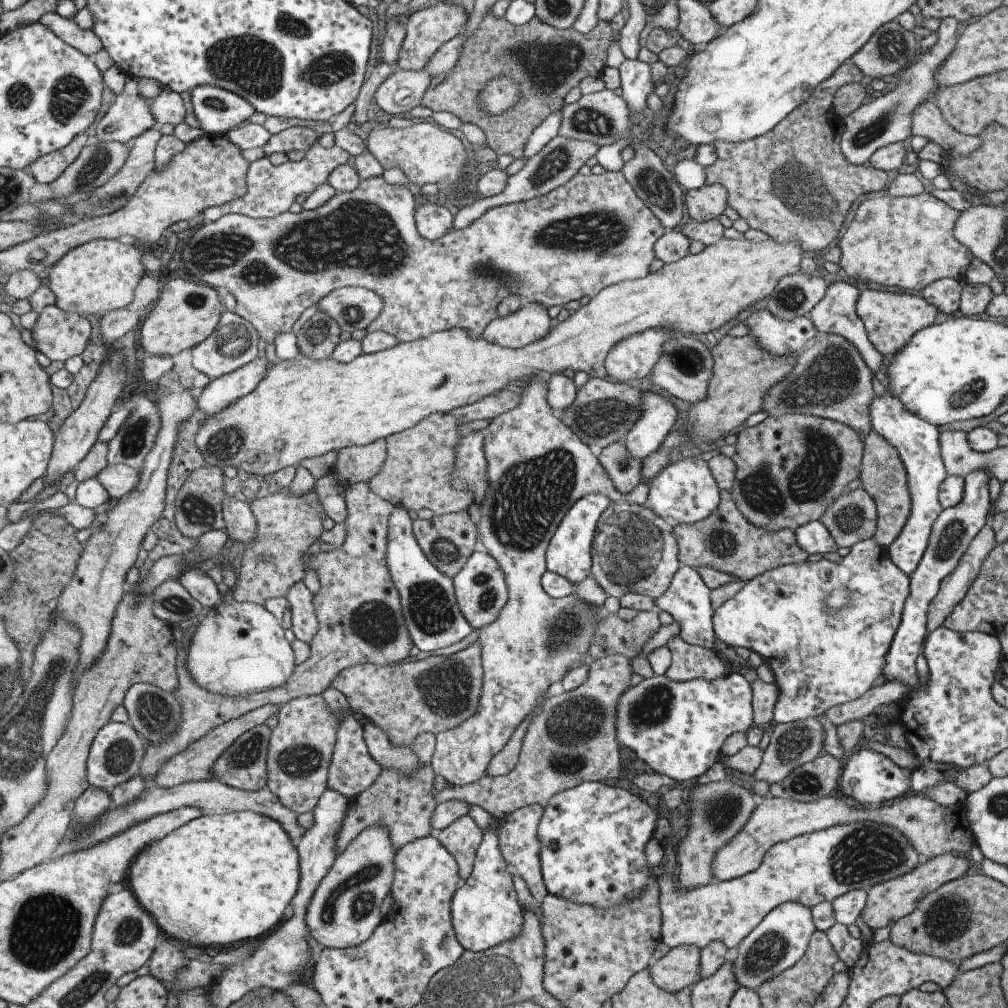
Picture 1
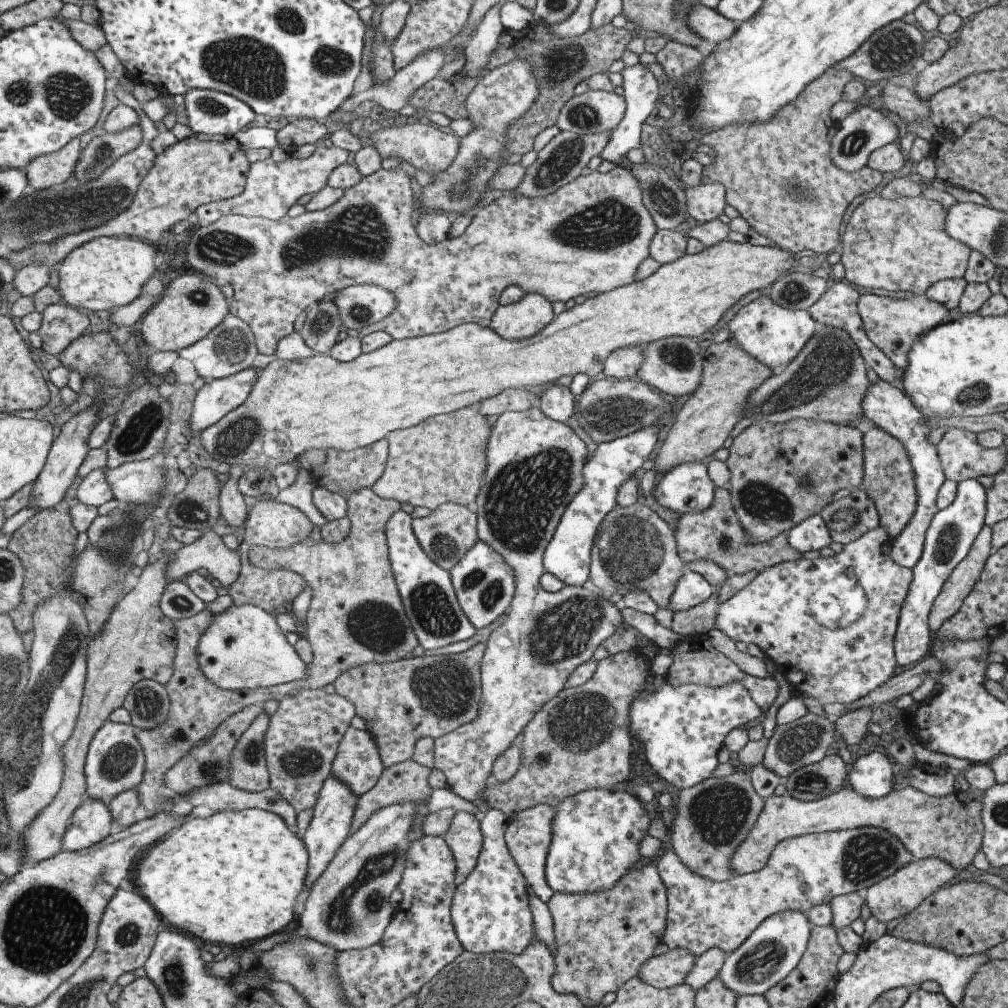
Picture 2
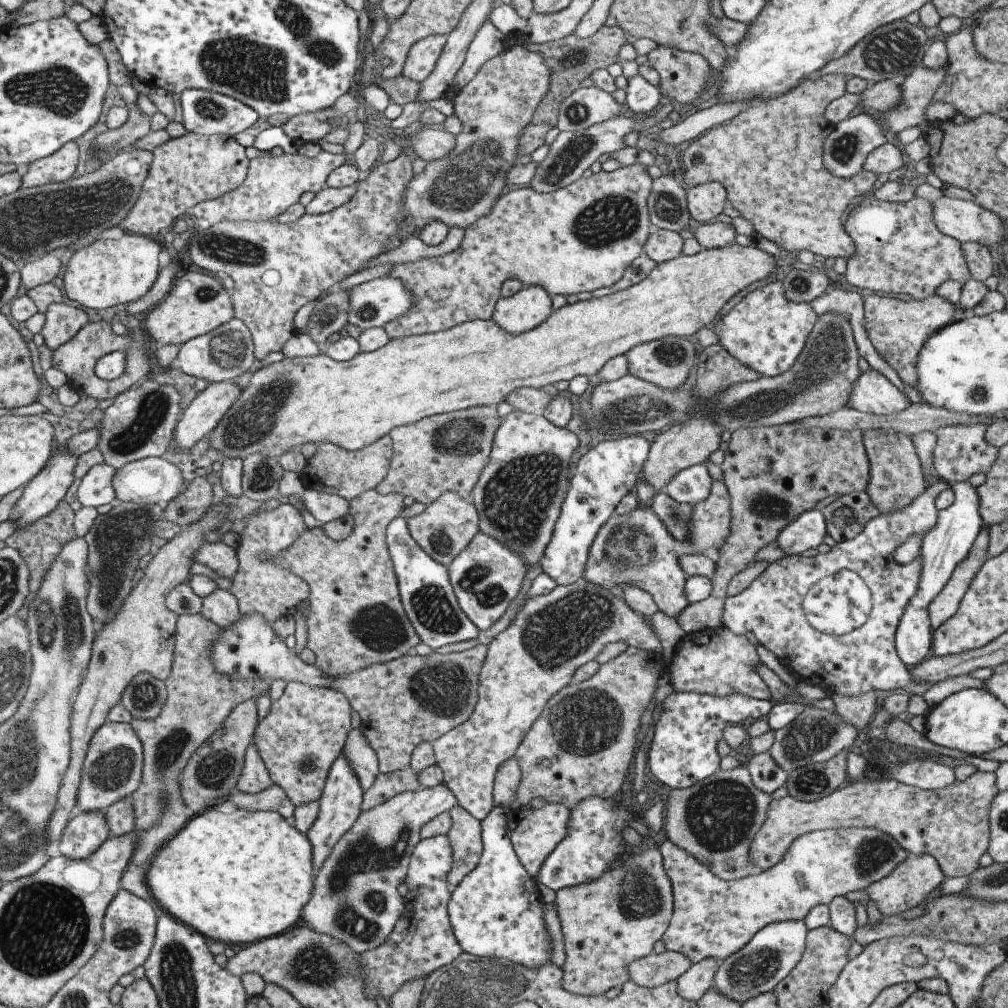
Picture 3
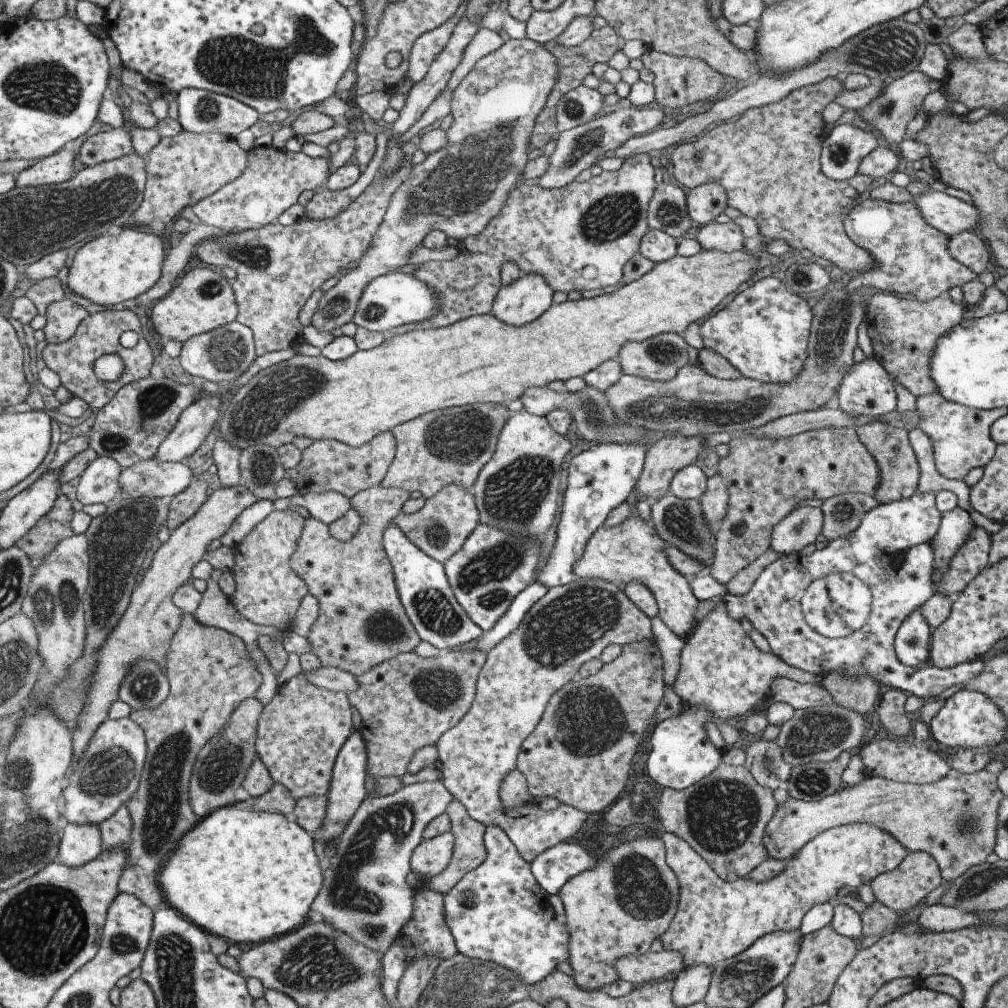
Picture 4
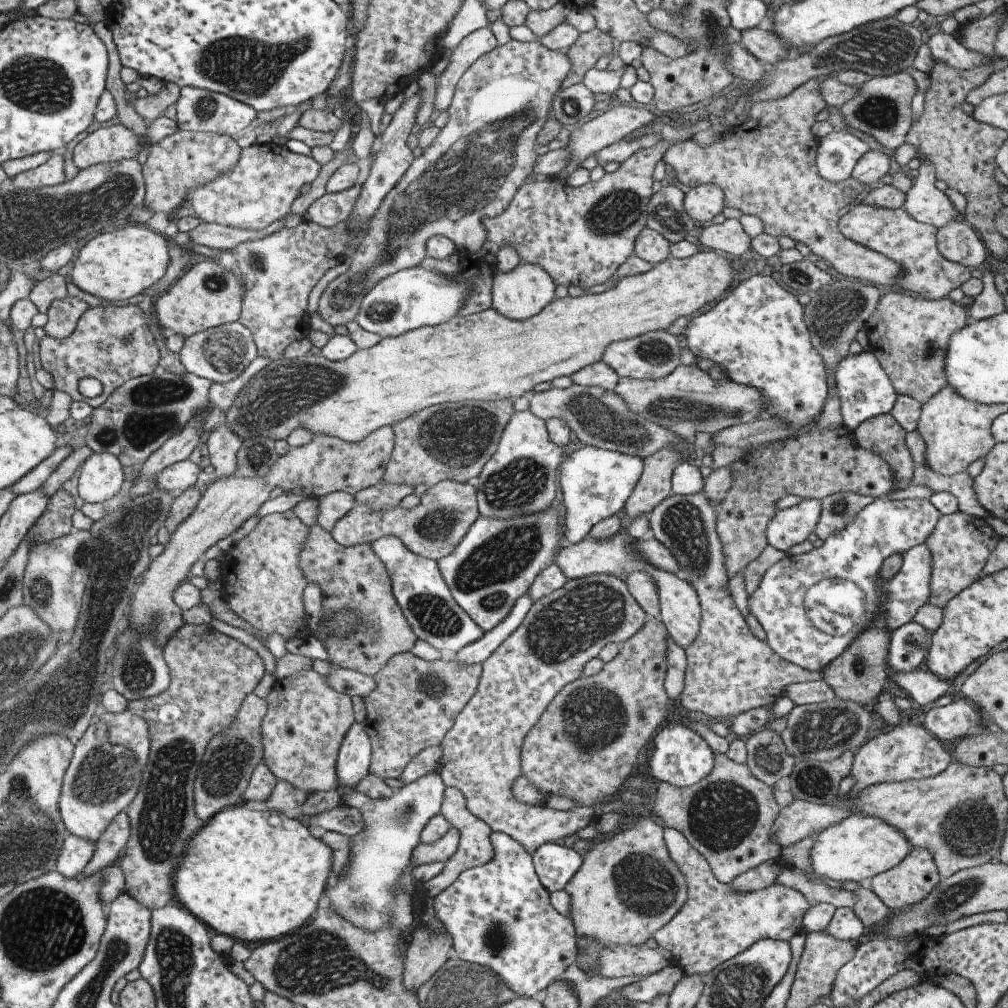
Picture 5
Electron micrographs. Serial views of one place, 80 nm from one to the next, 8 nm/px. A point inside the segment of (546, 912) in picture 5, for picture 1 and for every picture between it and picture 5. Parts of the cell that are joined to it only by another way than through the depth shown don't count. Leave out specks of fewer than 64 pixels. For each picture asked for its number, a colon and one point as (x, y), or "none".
1: (484, 911)
2: (488, 911)
3: (494, 911)
4: (497, 912)

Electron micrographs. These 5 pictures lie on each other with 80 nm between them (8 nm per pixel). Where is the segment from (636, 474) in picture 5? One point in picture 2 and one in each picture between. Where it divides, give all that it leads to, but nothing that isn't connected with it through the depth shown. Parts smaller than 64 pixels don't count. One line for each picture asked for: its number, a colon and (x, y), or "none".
2: (567, 556)
3: (608, 470)
4: (601, 477)

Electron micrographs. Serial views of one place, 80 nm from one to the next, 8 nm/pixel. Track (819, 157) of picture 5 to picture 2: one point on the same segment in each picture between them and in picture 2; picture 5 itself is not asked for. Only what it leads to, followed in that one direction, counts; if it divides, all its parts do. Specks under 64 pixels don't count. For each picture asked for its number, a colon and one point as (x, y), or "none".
2: (864, 129)
3: (845, 148)
4: (842, 149)

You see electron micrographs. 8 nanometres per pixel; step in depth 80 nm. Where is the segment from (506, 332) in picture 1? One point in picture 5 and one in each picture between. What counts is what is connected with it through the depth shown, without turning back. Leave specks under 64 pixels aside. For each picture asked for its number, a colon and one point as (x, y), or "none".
2: (526, 317)
3: (527, 308)
4: (519, 303)
5: (527, 289)

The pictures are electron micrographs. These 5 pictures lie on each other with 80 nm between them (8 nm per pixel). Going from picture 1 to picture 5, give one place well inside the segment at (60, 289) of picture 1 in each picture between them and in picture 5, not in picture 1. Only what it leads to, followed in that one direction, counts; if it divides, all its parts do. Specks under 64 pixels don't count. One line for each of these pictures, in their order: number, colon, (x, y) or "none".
2: (105, 273)
3: (107, 272)
4: (107, 270)
5: (114, 265)

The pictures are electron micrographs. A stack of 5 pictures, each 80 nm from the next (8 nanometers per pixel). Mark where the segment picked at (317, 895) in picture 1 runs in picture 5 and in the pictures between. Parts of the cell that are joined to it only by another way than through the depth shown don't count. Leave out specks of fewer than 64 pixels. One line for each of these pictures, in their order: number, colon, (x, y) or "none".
2: (347, 907)
3: (354, 899)
4: (363, 894)
5: (367, 893)

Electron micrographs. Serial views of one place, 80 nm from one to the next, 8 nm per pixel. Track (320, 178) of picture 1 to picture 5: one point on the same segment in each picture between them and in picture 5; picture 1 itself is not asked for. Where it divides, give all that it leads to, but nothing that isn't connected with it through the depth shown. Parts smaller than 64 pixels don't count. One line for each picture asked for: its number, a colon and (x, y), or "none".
2: (271, 187)
3: (272, 184)
4: (272, 179)
5: (259, 190)

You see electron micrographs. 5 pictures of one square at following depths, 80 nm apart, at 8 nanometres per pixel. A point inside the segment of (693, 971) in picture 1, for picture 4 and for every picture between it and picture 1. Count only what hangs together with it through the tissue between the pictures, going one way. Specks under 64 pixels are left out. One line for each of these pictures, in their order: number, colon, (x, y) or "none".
2: (669, 969)
3: (655, 969)
4: (648, 967)

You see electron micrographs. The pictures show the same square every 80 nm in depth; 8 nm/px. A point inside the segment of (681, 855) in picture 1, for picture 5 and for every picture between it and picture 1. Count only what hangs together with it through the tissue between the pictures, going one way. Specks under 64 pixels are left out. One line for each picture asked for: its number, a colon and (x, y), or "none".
2: (713, 816)
3: (713, 820)
4: (722, 818)
5: (726, 817)

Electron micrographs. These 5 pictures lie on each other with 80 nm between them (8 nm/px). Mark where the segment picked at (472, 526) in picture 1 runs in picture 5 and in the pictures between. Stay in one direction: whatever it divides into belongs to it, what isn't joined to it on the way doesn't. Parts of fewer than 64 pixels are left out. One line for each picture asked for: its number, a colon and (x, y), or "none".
2: (449, 531)
3: (444, 528)
4: (439, 528)
5: (432, 529)

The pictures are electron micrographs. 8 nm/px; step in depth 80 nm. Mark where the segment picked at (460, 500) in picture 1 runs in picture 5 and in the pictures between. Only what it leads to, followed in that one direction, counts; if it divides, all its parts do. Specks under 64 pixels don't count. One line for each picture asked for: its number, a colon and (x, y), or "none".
2: (439, 460)
3: (447, 452)
4: (448, 447)
5: (450, 441)

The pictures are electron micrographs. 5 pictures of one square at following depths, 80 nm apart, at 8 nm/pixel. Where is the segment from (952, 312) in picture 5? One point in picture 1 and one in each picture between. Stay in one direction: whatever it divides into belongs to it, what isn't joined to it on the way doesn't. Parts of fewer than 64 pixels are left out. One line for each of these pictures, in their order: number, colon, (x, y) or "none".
1: (889, 319)
2: (892, 324)
3: (896, 328)
4: (903, 332)

